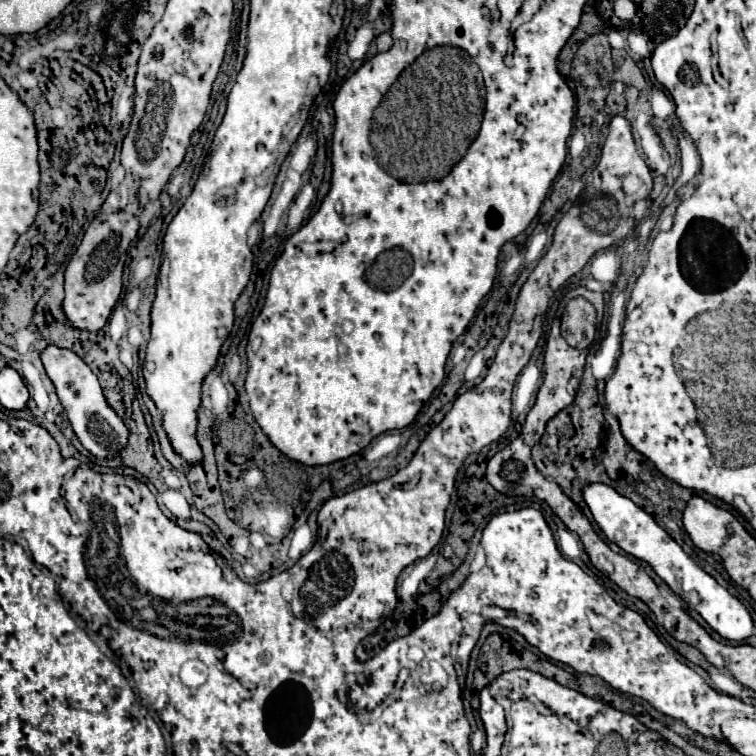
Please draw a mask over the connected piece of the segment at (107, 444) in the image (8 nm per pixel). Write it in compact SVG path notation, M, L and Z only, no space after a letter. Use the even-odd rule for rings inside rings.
M49 344L43 350L41 360L47 376L55 384L61 406L65 408L79 442L97 458L113 458L117 452L121 452L121 448L127 444L129 430L125 428L121 418L113 412L113 408L107 404L101 386L97 382L97 376L91 372L91 368L73 350L59 348L53 344Z

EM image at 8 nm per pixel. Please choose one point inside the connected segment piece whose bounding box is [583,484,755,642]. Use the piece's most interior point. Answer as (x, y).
(622, 521)

